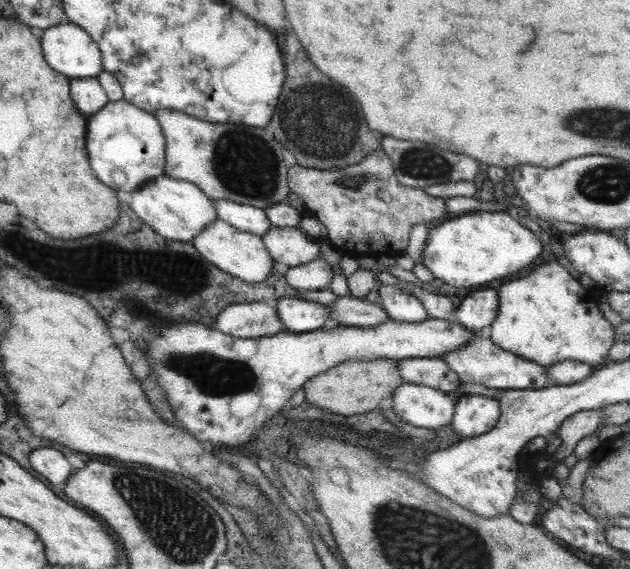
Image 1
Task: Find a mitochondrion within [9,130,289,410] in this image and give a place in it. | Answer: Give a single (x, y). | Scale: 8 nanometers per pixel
(215, 376)

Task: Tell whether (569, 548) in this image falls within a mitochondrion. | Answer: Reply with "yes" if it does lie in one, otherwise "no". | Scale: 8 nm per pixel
no

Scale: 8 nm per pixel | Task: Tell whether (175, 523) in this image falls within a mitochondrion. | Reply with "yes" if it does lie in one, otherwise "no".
yes

